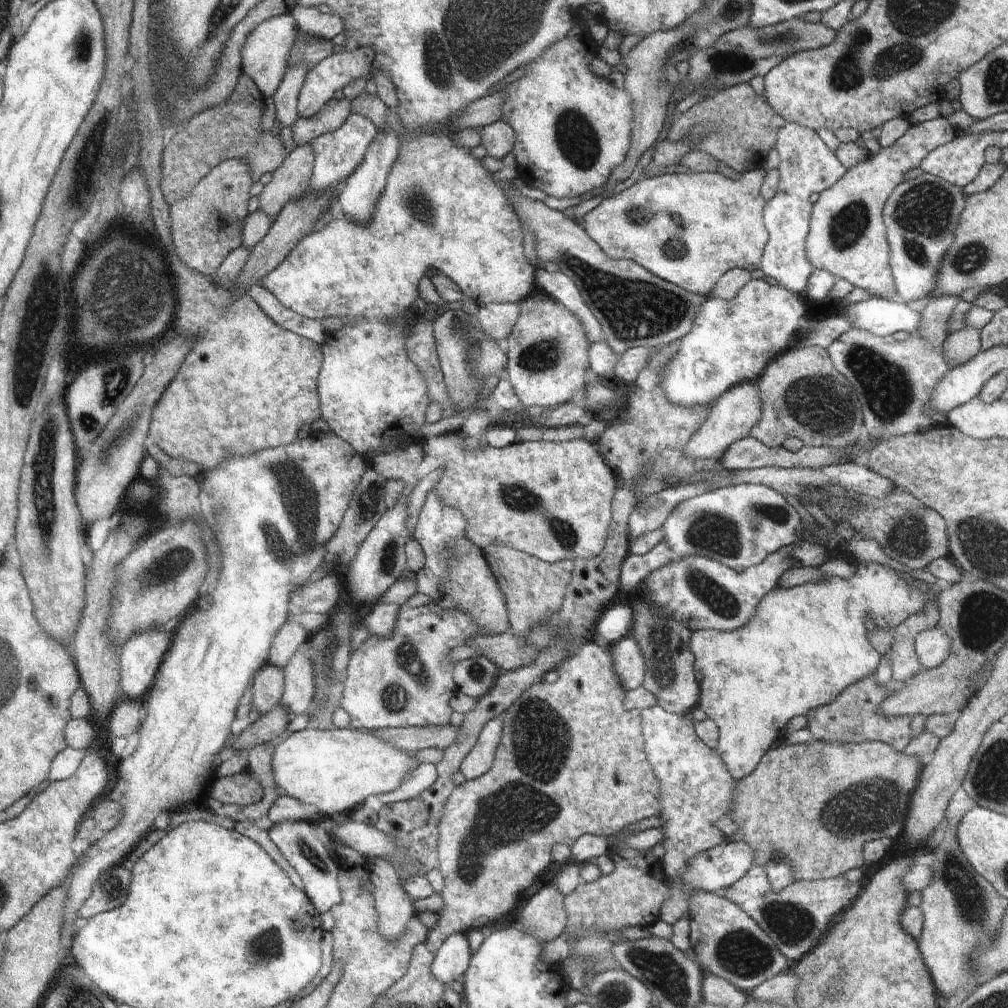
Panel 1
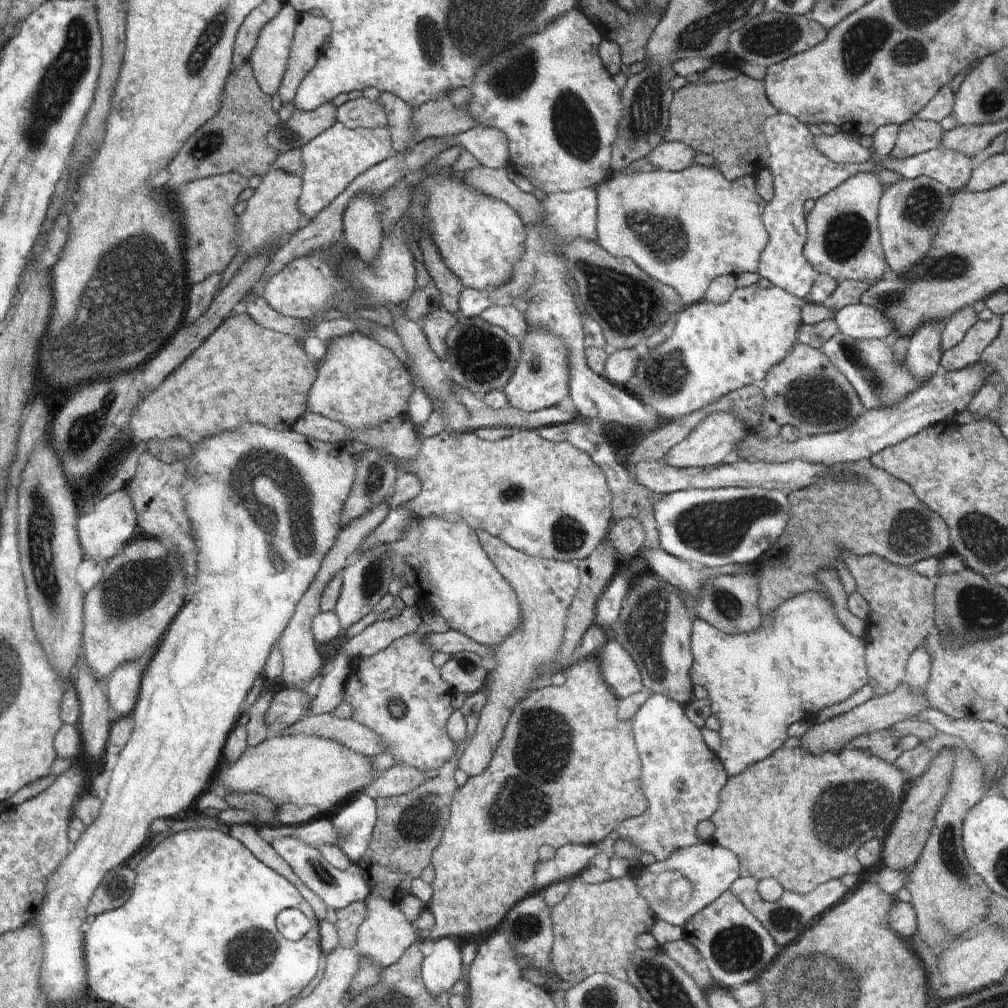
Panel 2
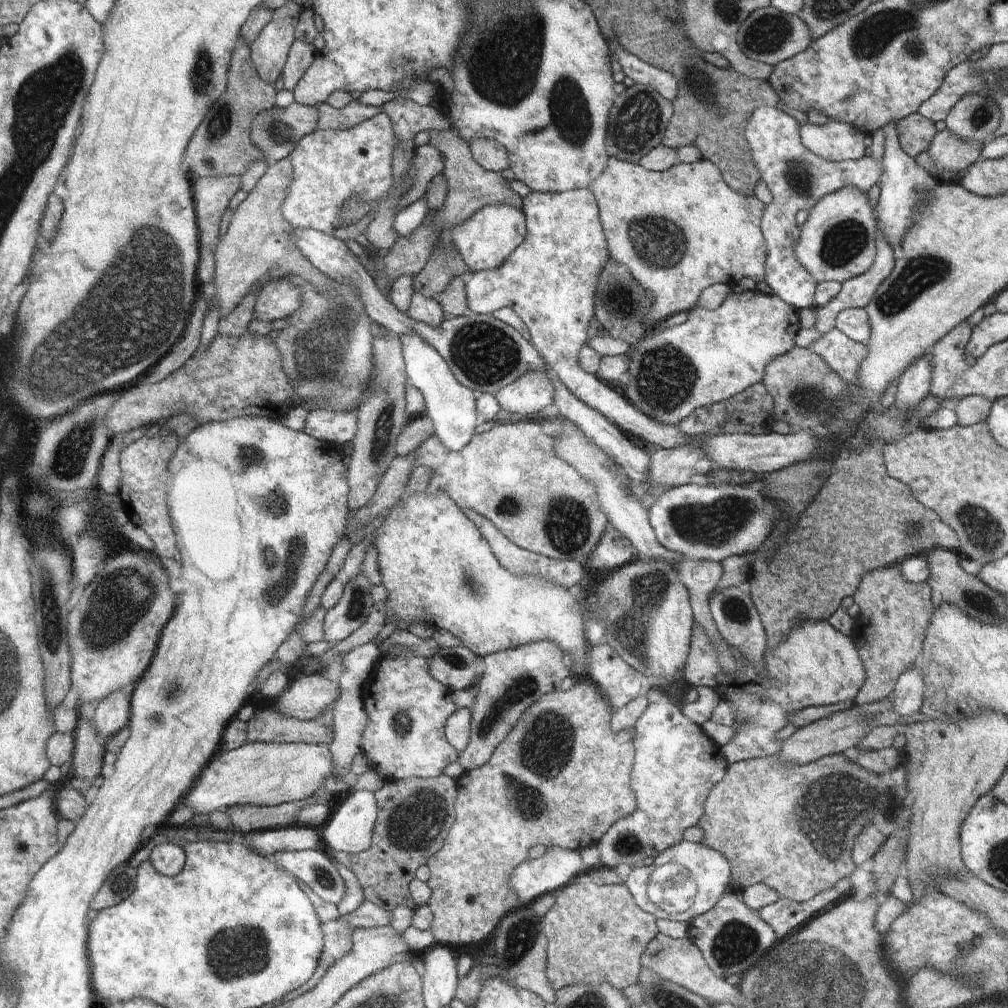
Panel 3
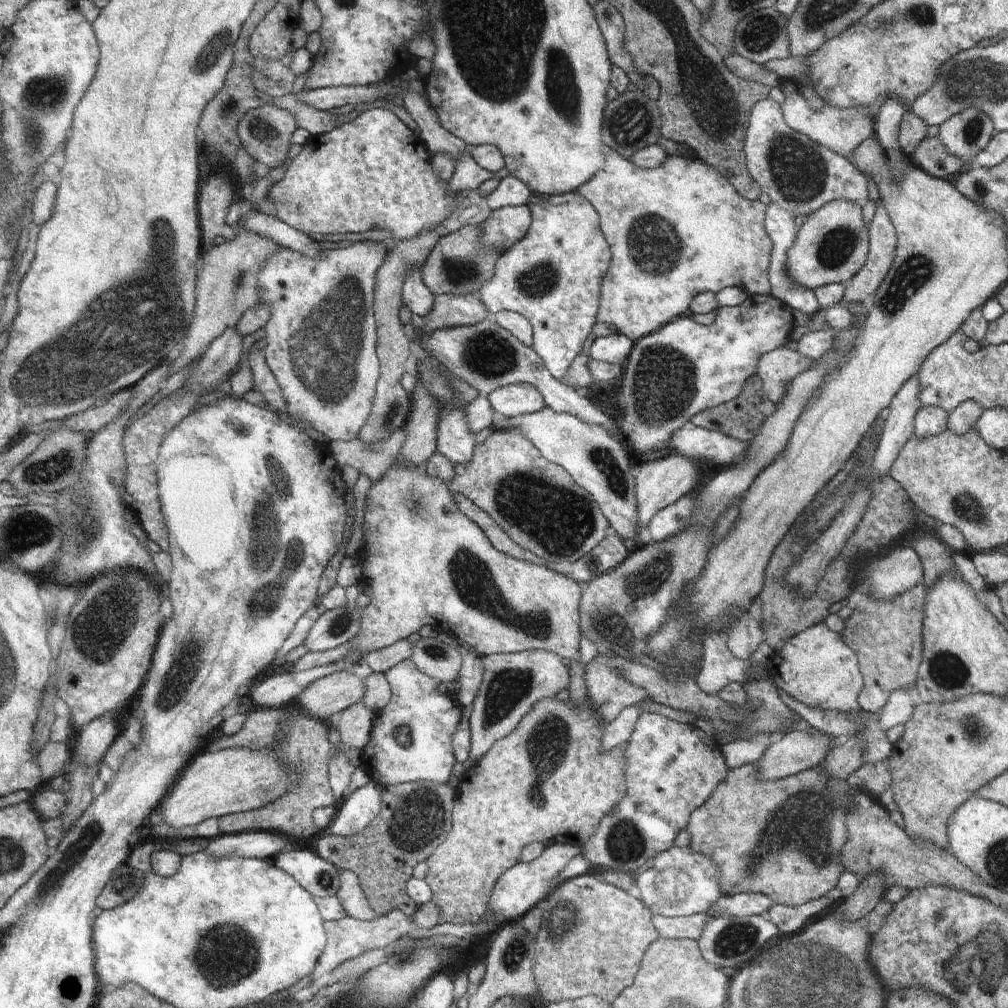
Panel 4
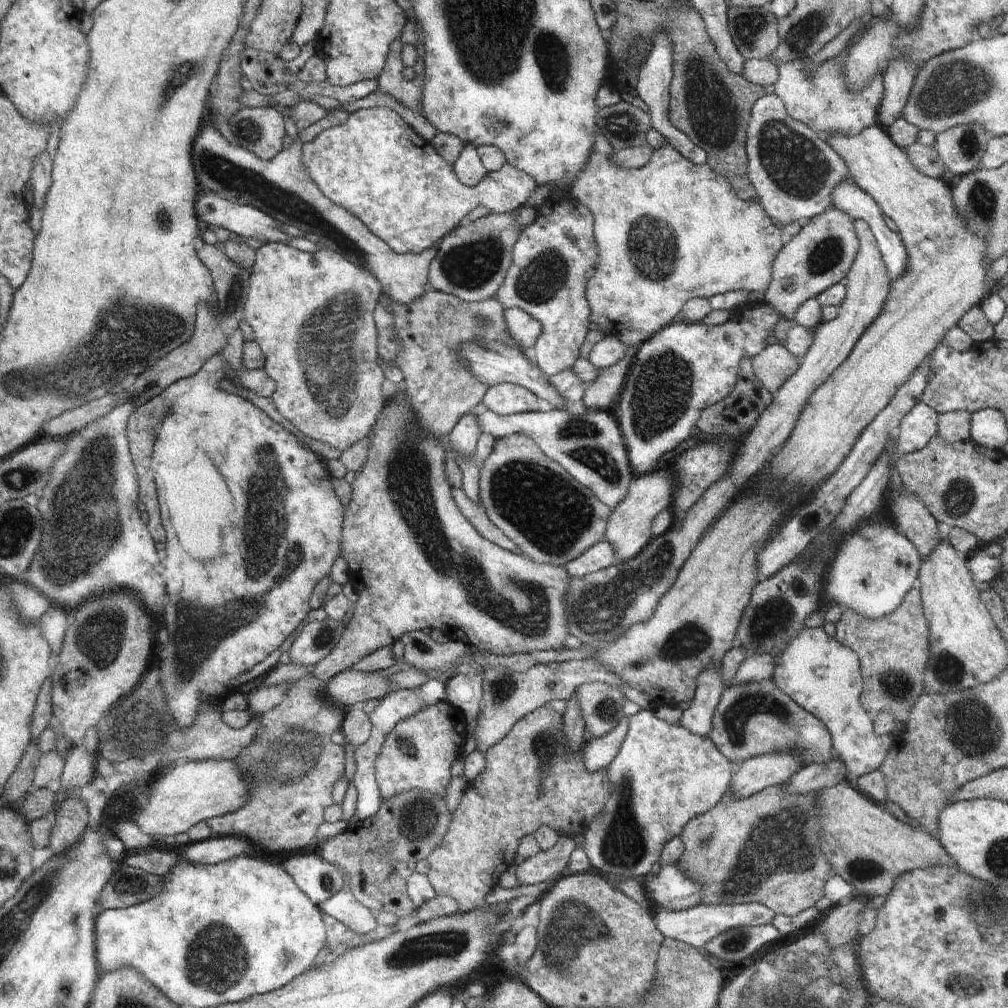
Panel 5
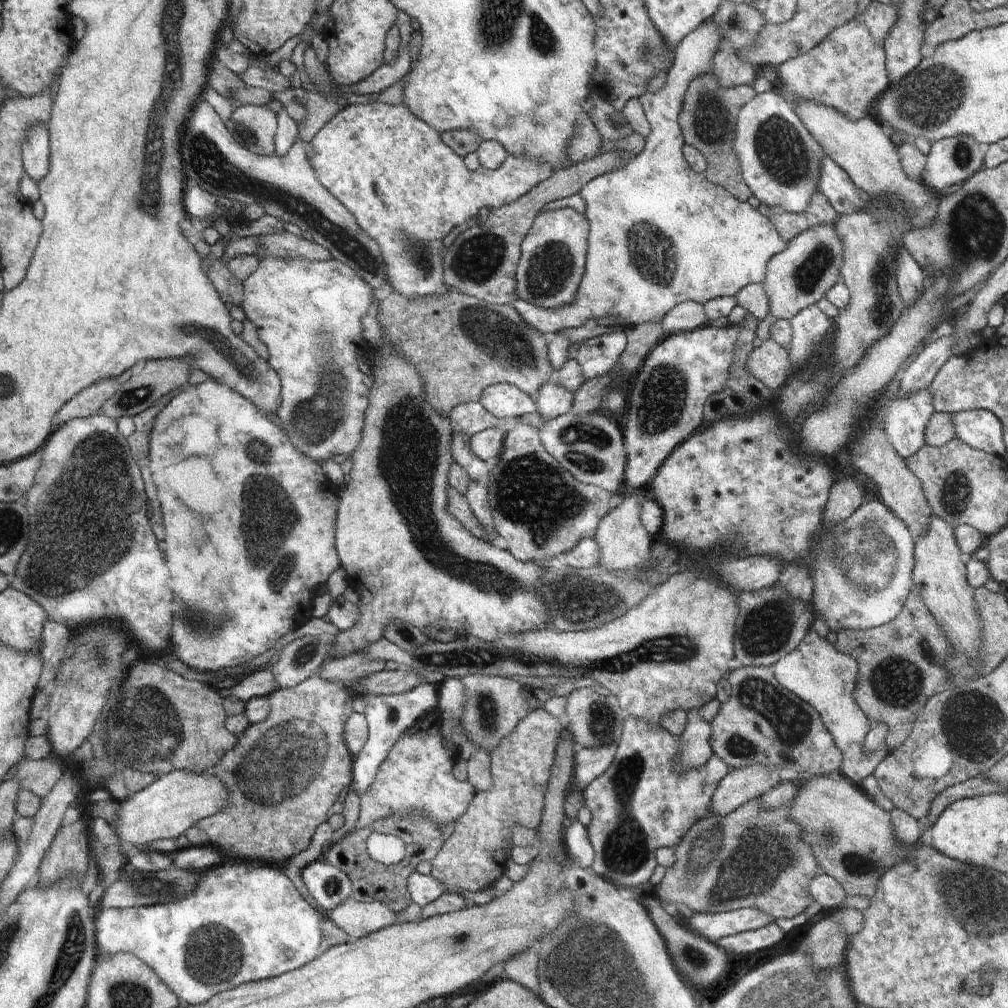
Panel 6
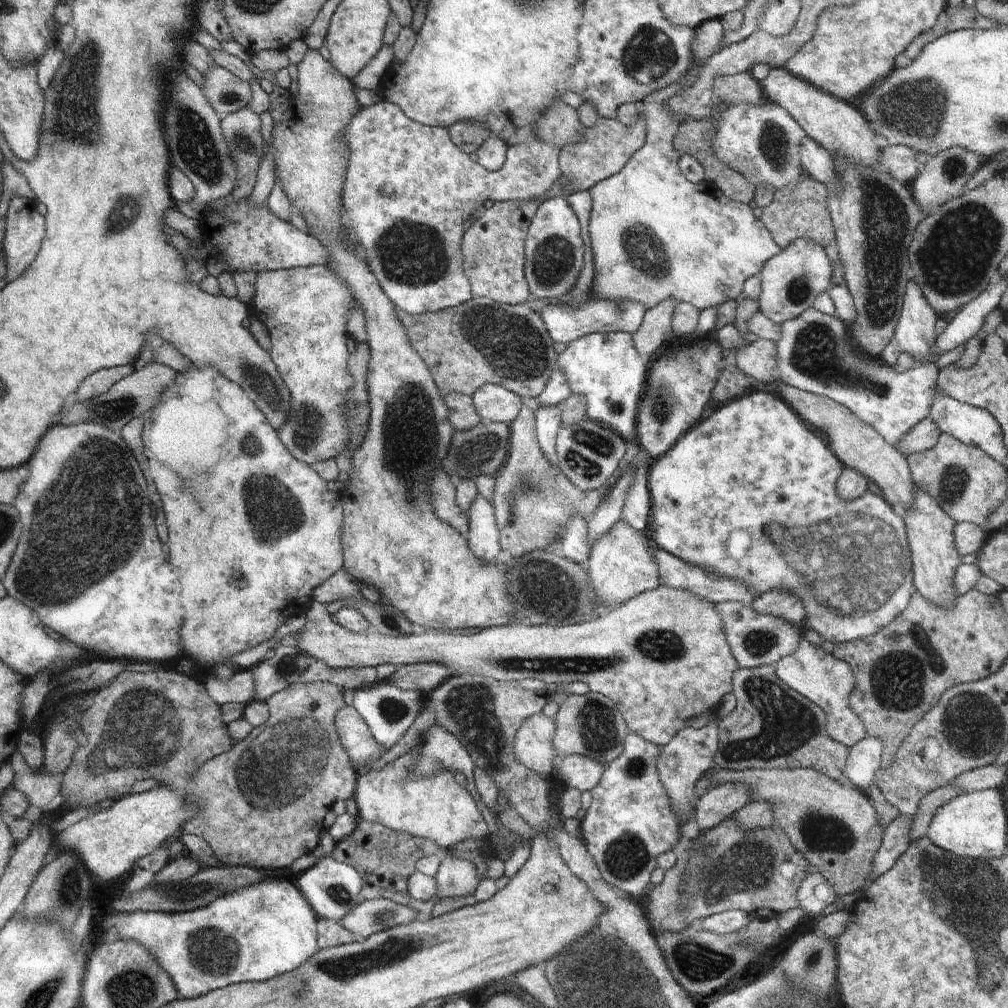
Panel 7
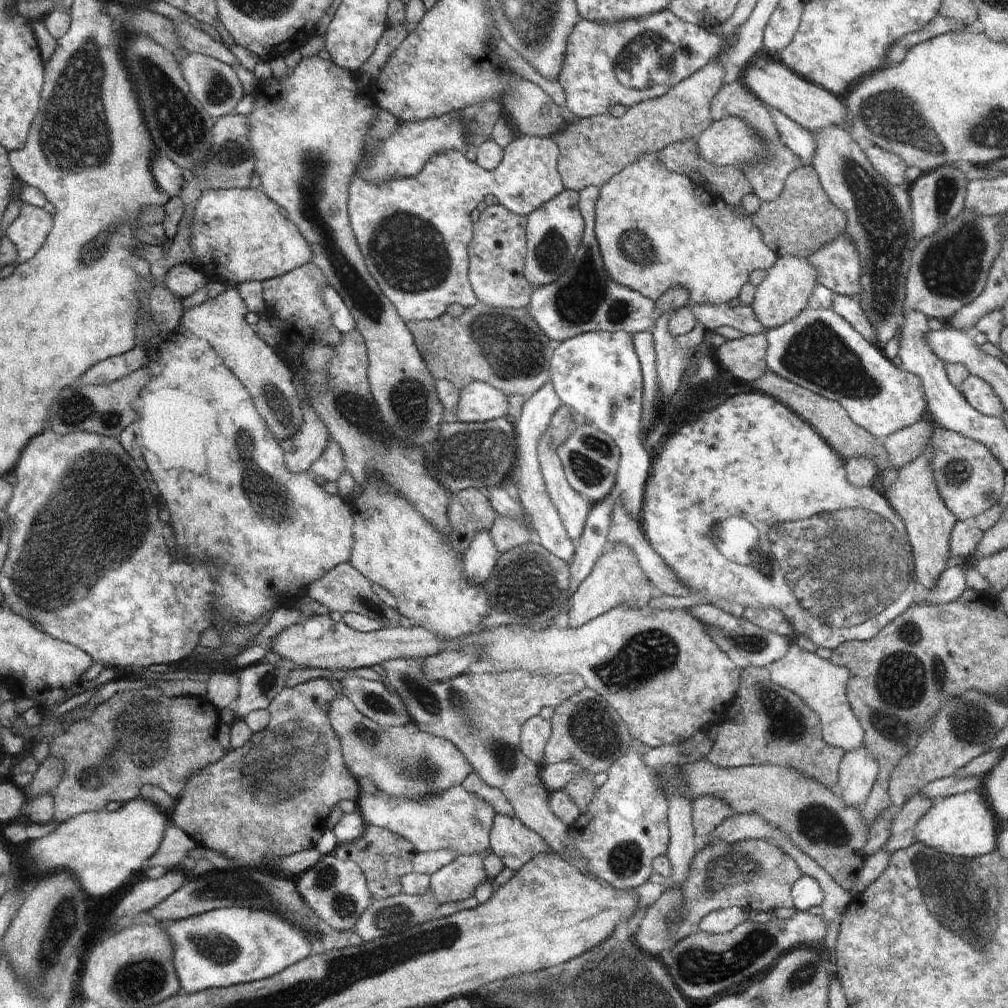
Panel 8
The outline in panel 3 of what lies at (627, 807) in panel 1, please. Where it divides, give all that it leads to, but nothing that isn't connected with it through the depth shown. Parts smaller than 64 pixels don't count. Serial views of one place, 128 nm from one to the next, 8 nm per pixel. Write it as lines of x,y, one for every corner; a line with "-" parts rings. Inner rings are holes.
577,676
574,679
576,682
569,690
563,691
558,688
548,694
544,694
542,698
538,699
538,702
528,706
524,714
520,716
516,726
510,730
510,734
494,749
490,760
479,769
465,773
458,780
454,824
451,826
448,836
446,836
444,846
427,862
431,874
430,880
425,882
431,890
431,897
427,905
433,914
431,931
437,940
437,944
452,944
452,946
478,944
478,942
482,942
484,938
494,932
504,915
520,907
514,890
508,886
508,878
510,878
510,872
512,872
513,868
530,859
530,848
542,845
546,848
560,847
580,851
596,845
597,842
600,842
600,838
608,832
610,826
620,820
620,818
630,816
636,810
638,802
636,802
636,796
632,786
630,786
630,772
632,772
635,759
633,734
630,730
614,732
610,726
614,710
611,708
610,702
604,697
602,690
594,682
591,682
588,677

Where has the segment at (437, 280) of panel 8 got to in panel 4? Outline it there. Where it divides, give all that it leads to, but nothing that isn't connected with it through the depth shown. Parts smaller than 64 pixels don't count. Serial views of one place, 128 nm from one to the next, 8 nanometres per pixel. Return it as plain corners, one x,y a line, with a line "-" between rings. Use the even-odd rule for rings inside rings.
376,107
326,134
310,136
300,154
287,164
284,178
270,188
268,195
276,207
276,218
307,234
344,234
376,229
388,230
396,242
412,240
420,232
432,230
448,220
456,202
456,195
449,191
448,184
434,174
432,158
422,139
392,111
-
509,175
500,180
497,189
487,196
487,204
491,210
504,206
522,206
526,205
531,193
529,186

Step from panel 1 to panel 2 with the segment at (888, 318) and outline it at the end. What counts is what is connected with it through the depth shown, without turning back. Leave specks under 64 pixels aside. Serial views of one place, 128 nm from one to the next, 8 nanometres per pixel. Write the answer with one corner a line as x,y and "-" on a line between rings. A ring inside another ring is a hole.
857,303
842,308
832,318
839,332
855,340
889,340
895,331
891,323
872,306

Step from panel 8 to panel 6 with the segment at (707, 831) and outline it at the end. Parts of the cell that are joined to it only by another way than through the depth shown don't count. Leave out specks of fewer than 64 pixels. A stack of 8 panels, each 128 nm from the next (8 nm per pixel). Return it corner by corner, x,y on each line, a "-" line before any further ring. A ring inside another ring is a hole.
748,766
732,770
717,785
709,805
711,815
727,816
746,802
758,799
780,784
777,767

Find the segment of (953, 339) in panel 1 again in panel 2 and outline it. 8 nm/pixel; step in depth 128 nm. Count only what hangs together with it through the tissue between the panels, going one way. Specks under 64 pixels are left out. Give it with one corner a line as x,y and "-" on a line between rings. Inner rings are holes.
995,315
990,321
978,320
960,344
943,352
940,362
942,371
960,371
978,363
982,352
998,337
1002,324
1000,315

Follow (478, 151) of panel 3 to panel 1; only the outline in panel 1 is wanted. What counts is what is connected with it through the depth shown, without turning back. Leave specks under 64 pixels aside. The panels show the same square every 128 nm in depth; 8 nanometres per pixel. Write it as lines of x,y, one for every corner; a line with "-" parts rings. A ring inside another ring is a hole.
502,119
483,127
480,138
482,138
482,146
486,148
488,155
498,160
513,152
516,142
516,134
512,126
508,126

